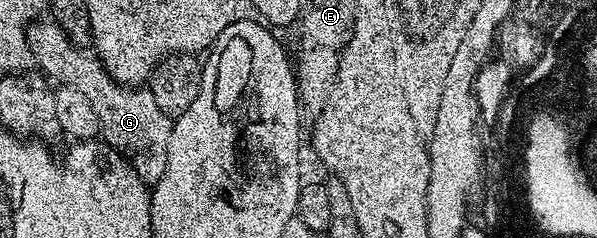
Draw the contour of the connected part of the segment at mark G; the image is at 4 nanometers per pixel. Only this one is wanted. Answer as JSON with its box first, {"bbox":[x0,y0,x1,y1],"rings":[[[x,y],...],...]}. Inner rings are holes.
{"bbox":[28,18,173,186],"rings":[[[38,18],[28,25],[29,54],[46,77],[75,86],[91,102],[99,118],[100,139],[114,148],[139,174],[146,186],[157,184],[167,170],[167,146],[171,142],[173,120],[155,103],[145,86],[126,86],[111,78],[92,51],[75,46],[51,18]]]}

